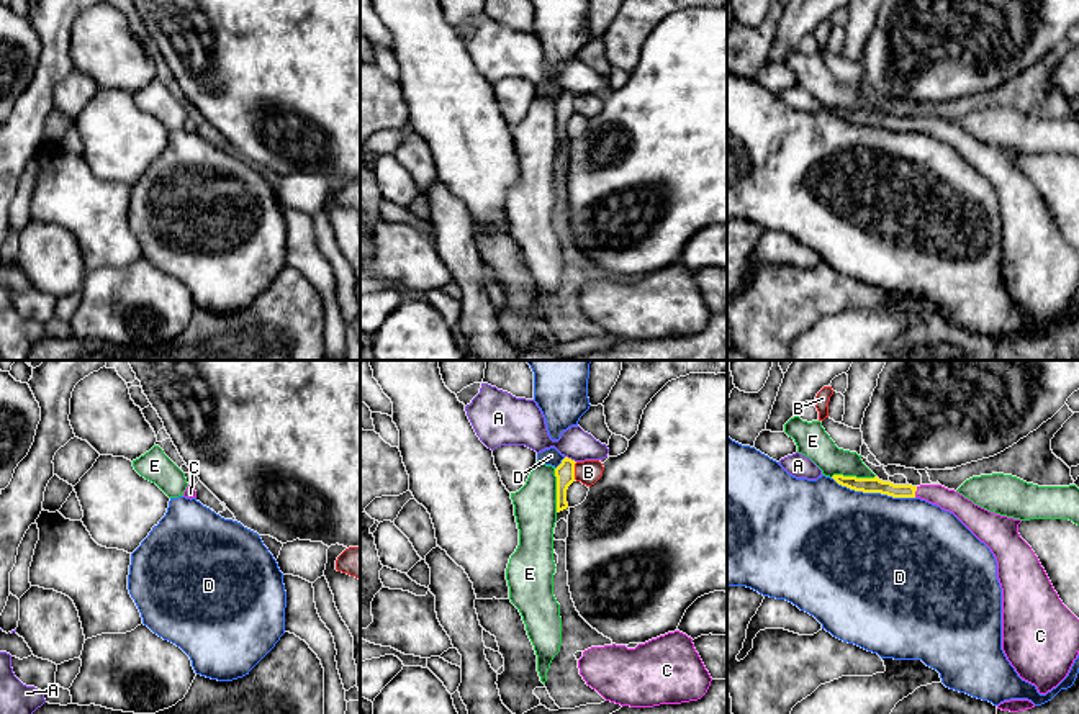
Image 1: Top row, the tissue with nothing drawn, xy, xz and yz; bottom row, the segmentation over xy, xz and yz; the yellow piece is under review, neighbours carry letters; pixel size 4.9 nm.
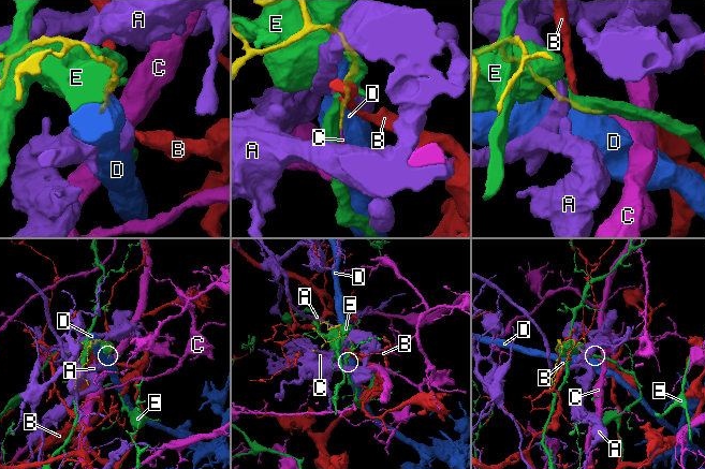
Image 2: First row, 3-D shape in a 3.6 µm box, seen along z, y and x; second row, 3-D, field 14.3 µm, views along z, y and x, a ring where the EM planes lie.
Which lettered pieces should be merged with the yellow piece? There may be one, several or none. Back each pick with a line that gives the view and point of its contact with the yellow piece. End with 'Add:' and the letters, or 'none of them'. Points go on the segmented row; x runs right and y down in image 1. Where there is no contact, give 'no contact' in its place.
C: meets yellow in yz at (916, 490)
Add: C

